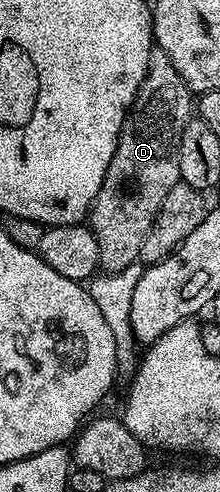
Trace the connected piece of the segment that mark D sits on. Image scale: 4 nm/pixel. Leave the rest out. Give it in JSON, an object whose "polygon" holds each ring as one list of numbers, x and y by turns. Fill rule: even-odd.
{"polygon":[[152,50,149,69,123,122,117,149,109,161,103,187,89,212,89,226,99,245,99,266,104,272,120,271,139,258,141,241,153,225,169,189,181,182,179,150,181,133,193,118,193,92,173,69,161,50]]}

